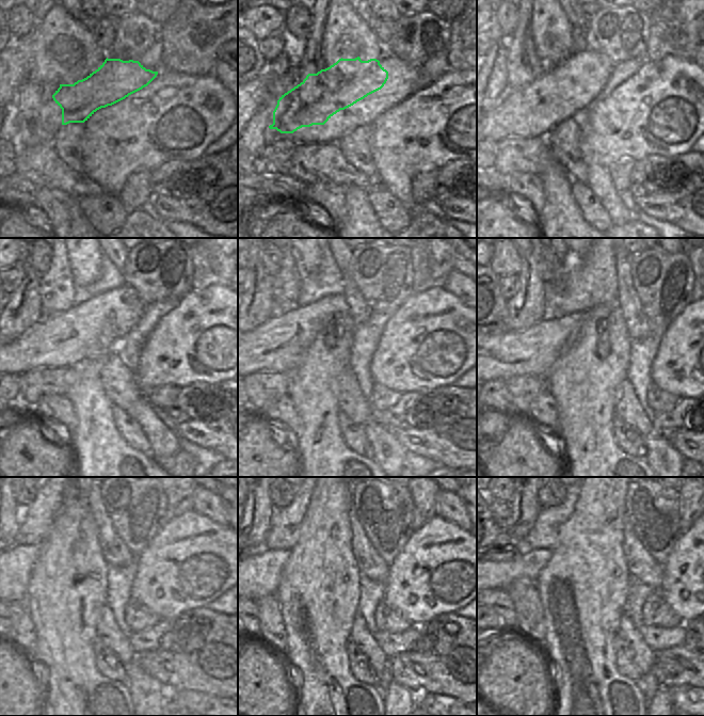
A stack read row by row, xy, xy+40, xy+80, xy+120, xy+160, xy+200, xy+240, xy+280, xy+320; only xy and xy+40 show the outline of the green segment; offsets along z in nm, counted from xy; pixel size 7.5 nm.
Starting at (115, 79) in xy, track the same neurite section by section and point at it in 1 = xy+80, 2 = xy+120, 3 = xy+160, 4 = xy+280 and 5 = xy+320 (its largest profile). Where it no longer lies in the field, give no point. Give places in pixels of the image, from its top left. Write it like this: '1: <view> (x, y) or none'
1: xy+80 (573, 86)
2: xy+120 (62, 338)
3: xy+160 (280, 345)
4: xy+280 (259, 575)
5: xy+320 (498, 575)

